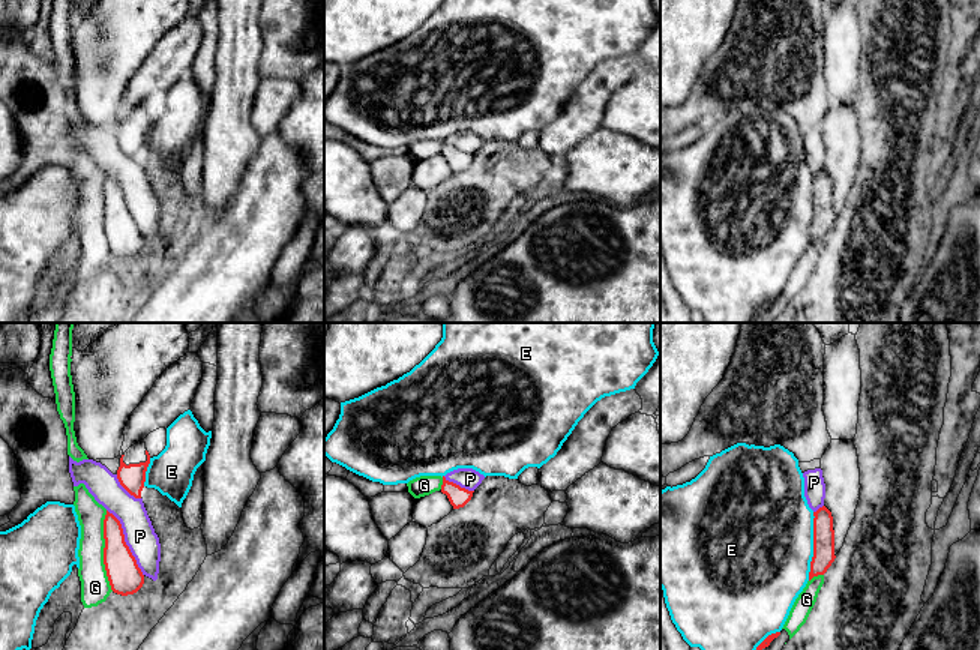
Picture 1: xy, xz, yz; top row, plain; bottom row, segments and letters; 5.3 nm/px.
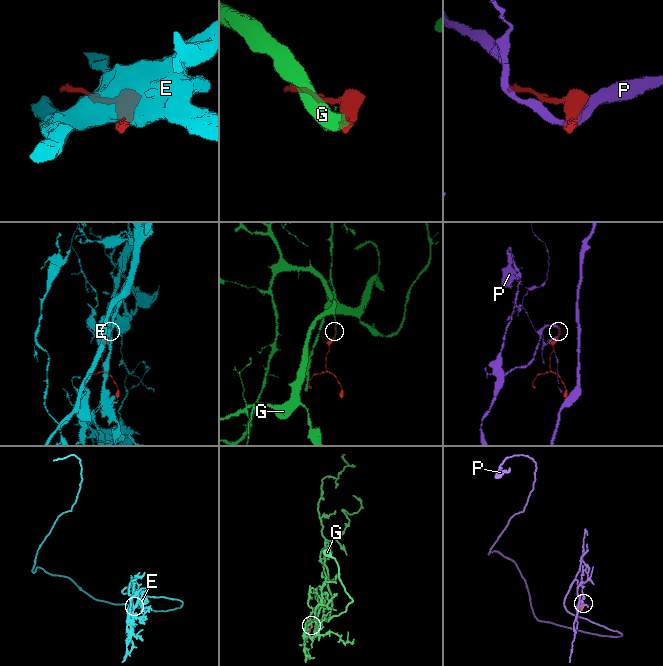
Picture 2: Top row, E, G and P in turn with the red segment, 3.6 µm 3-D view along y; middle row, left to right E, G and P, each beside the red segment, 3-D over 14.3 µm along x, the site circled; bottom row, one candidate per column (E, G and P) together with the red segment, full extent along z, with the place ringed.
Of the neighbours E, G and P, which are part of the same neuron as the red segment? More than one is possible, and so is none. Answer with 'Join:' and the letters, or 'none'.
Join: none

